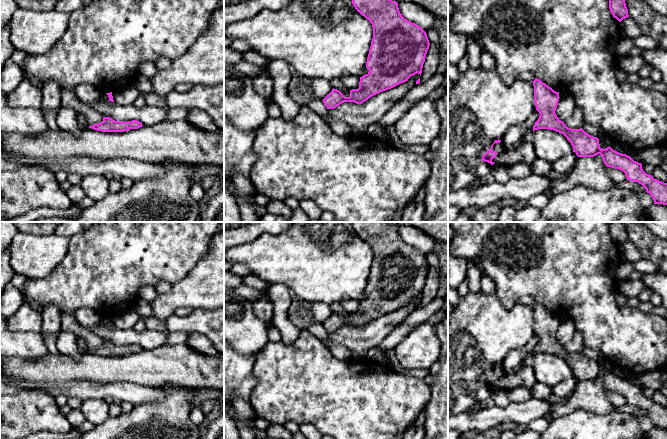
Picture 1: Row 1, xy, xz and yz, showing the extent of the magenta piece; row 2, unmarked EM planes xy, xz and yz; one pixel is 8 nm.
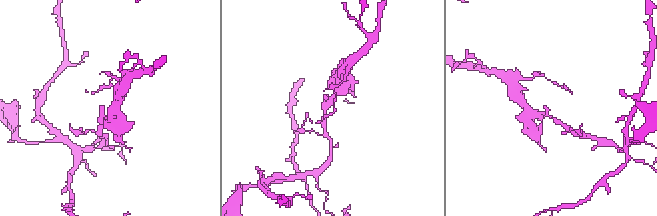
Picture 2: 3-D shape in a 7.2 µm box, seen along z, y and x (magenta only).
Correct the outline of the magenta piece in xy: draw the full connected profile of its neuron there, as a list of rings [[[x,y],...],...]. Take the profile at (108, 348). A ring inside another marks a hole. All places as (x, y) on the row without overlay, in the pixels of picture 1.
[[[103,341],[103,345],[101,347],[89,350],[89,352],[102,356],[124,356],[130,353],[138,353],[142,350],[142,347],[137,344],[124,346],[115,345],[110,341]]]

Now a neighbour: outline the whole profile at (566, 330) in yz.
[[[569,318],[565,321],[559,322],[559,326],[556,332],[556,339],[561,345],[565,345],[568,341],[572,340],[577,328],[575,322],[572,318]]]

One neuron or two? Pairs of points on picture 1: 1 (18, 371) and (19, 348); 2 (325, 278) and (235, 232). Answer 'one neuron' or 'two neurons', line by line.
1: two neurons
2: two neurons

